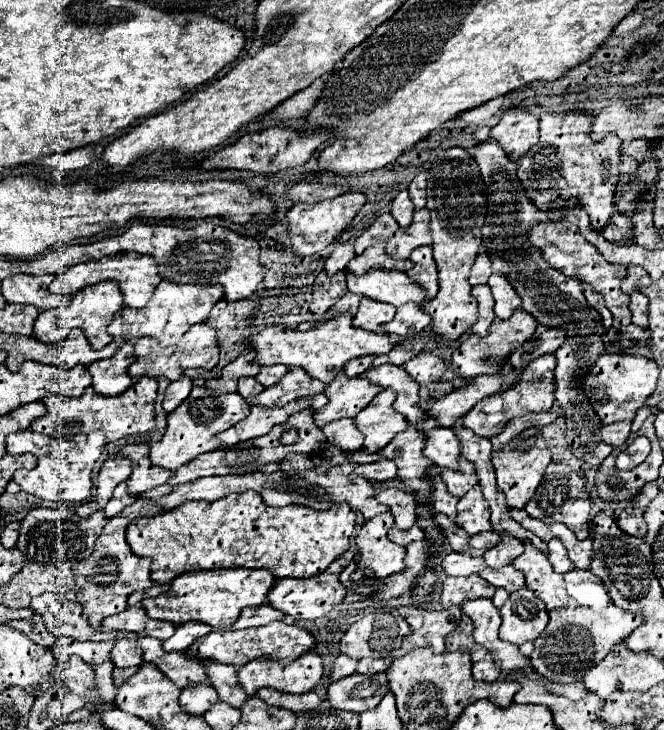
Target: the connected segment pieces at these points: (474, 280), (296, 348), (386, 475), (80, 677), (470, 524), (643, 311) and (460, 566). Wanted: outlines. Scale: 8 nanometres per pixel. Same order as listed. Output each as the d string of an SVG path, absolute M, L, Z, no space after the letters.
M478 254L474 266L472 266L472 274L470 274L470 284L478 286L478 284L486 284L490 278L492 270L490 270L490 258L488 254Z
M340 314L336 318L330 318L322 322L316 328L310 330L290 330L286 326L268 326L260 334L246 340L246 344L256 352L254 362L264 364L284 364L288 368L300 366L304 368L312 378L320 380L322 384L330 384L338 372L344 370L346 362L356 356L364 354L386 354L392 350L394 340L390 340L386 334L376 332L364 332L350 322L350 314Z
M380 458L372 464L360 464L354 468L358 476L364 476L366 480L390 480L396 476L396 464L390 462L388 458Z
M70 656L62 664L54 664L54 678L62 680L70 692L84 696L90 688L94 688L94 670L78 656Z
M480 484L466 492L460 502L458 502L458 514L456 514L456 524L468 532L468 536L488 532L492 530L492 524L488 524L488 502L482 496Z
M632 292L630 294L630 312L632 312L632 322L636 326L646 328L648 326L648 296L642 292Z
M450 552L444 556L442 560L442 570L448 576L470 576L480 572L480 568L484 568L484 558L472 558L472 556L464 556L460 552Z

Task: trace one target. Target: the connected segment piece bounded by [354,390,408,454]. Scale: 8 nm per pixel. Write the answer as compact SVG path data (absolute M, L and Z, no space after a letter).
M382 390L356 418L356 428L364 434L364 450L368 454L380 452L396 434L400 434L408 422L392 408L394 392Z

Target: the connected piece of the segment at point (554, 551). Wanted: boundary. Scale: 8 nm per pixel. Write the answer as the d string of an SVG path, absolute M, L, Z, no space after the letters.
M558 538L548 542L548 560L550 560L554 572L568 572L568 570L572 570L572 562L568 558L568 552L566 552L566 548L562 546L562 542Z

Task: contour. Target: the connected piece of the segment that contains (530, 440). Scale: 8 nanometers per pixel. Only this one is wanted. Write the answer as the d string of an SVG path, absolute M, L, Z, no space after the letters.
M528 428L520 432L520 436L514 436L506 448L502 448L498 454L492 456L498 488L506 496L506 502L510 508L526 506L526 502L534 496L538 484L542 482L542 476L550 462L552 462L552 452L546 446L542 432L538 428Z

